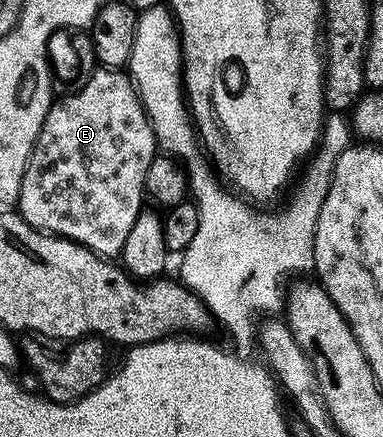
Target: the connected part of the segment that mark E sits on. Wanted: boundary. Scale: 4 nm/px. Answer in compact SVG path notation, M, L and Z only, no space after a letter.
M98 68L80 90L64 96L54 101L33 149L23 176L19 213L28 226L77 242L101 258L117 260L124 255L127 236L147 202L145 181L159 153L157 137L128 73Z

